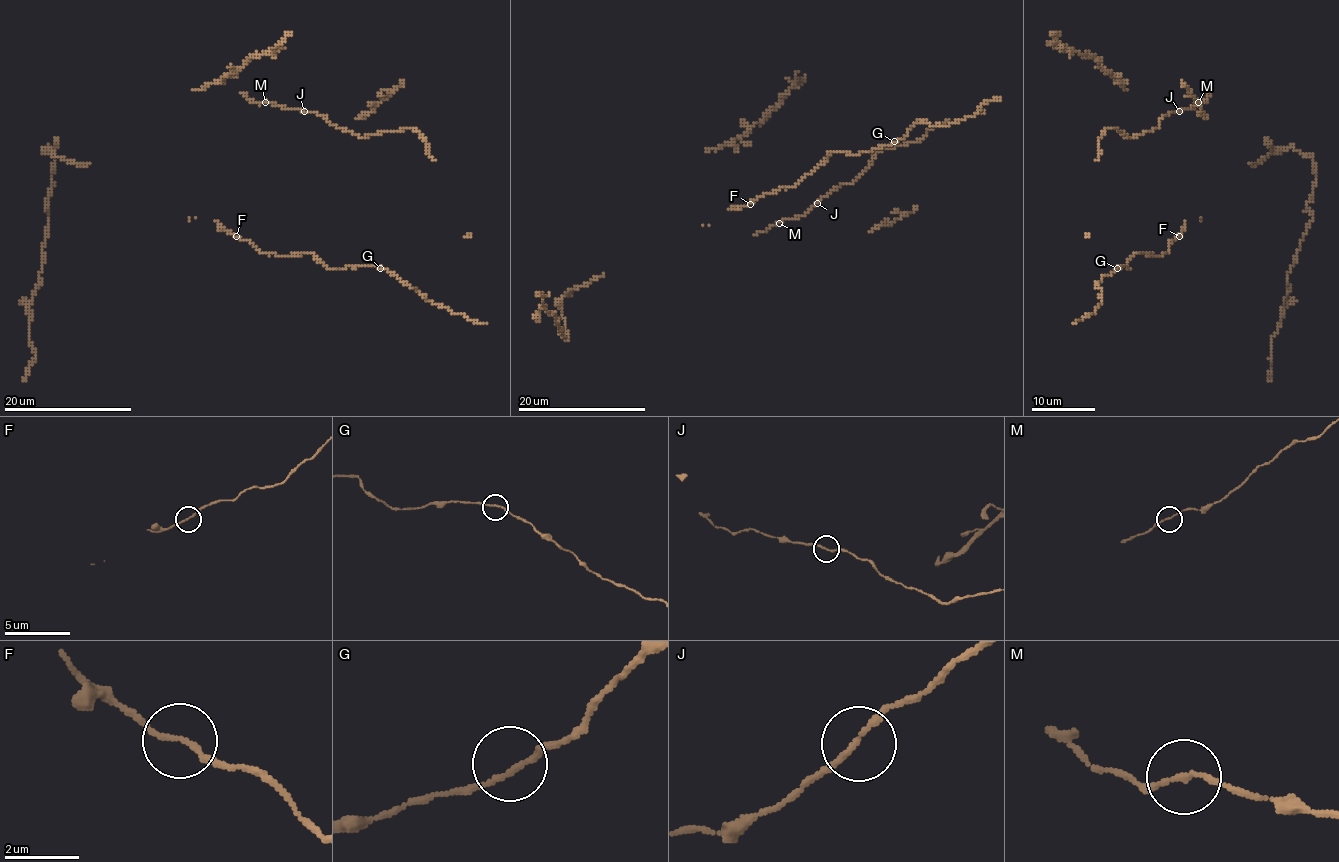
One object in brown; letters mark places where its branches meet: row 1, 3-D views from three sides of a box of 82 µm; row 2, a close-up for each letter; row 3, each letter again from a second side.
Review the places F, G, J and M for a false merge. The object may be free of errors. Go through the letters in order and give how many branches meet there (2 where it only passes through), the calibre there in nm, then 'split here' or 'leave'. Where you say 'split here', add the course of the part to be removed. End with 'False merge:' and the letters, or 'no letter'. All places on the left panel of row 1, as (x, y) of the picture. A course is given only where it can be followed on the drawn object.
F: branches 2; calibre 140 nm; leave
G: branches 2; calibre 150 nm; leave
J: branches 2; calibre 150 nm; leave
M: branches 2; calibre 140 nm; leave
False merge: no letter

